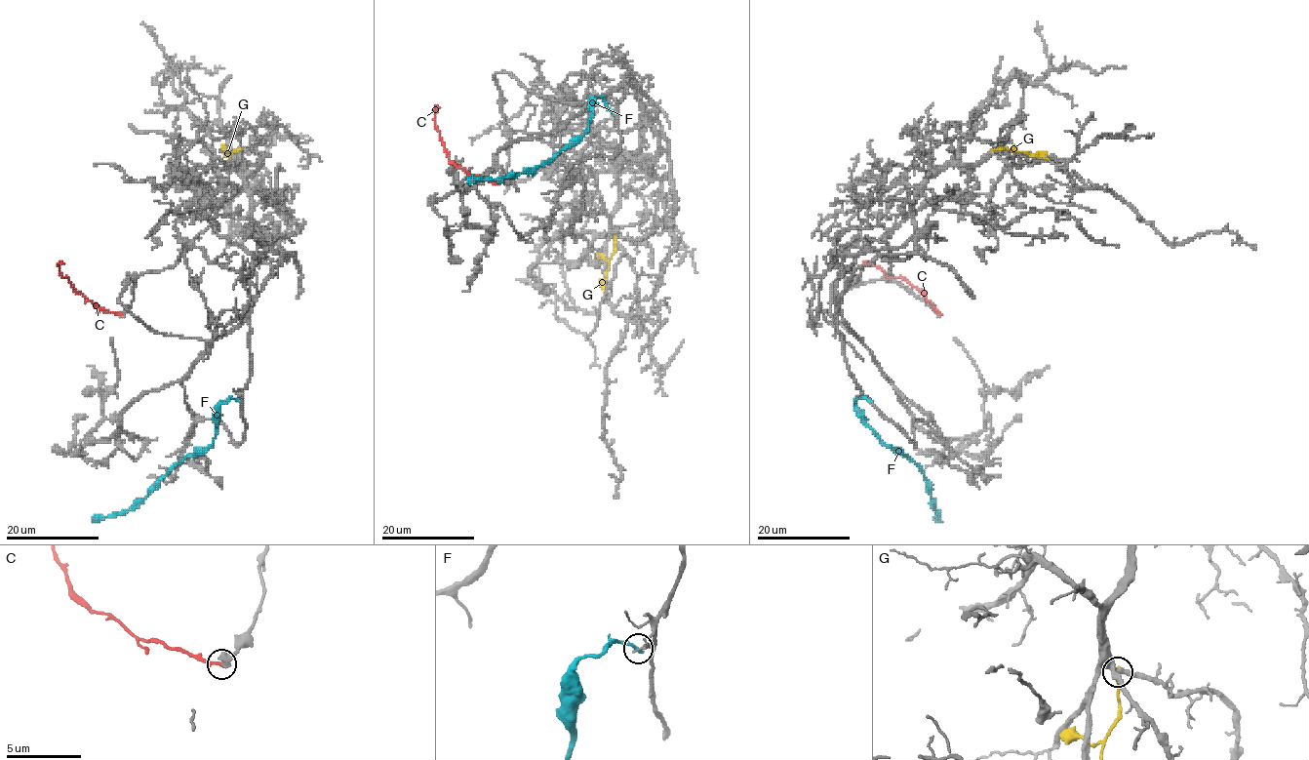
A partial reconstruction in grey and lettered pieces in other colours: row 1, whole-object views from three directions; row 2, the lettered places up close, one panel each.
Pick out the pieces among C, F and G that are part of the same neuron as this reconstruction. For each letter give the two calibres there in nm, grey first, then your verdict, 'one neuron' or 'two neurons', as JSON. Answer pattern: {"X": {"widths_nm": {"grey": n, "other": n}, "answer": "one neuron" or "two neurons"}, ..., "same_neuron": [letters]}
{"C": {"widths_nm": {"grey": 600, "other": 200}, "answer": "two neurons"}, "F": {"widths_nm": {"grey": 140, "other": 280}, "answer": "two neurons"}, "G": {"widths_nm": {"grey": 300, "other": 240}, "answer": "two neurons"}, "same_neuron": []}

